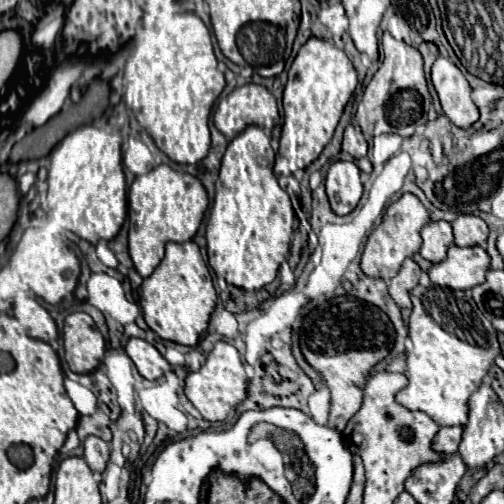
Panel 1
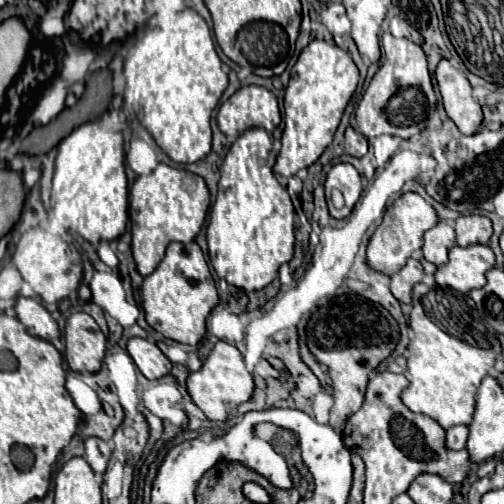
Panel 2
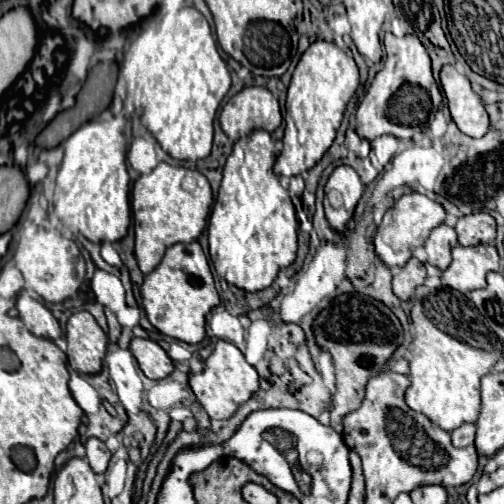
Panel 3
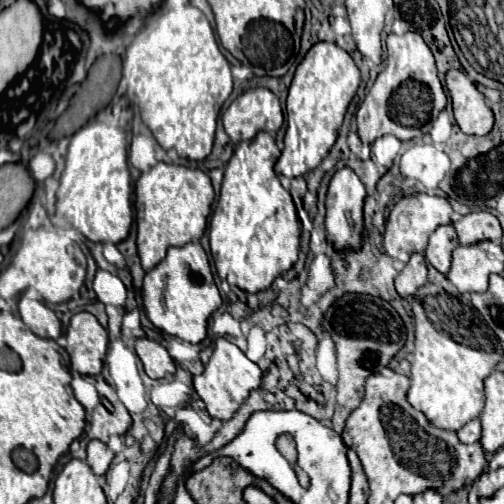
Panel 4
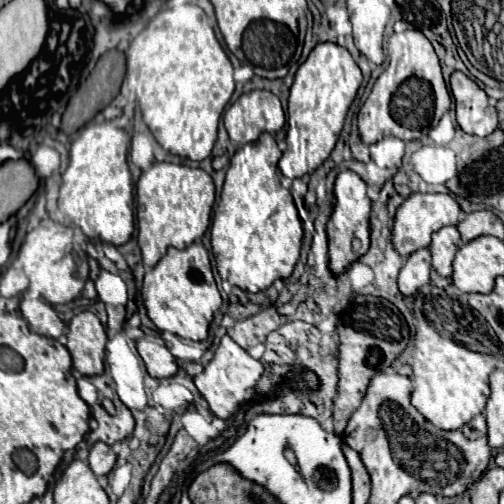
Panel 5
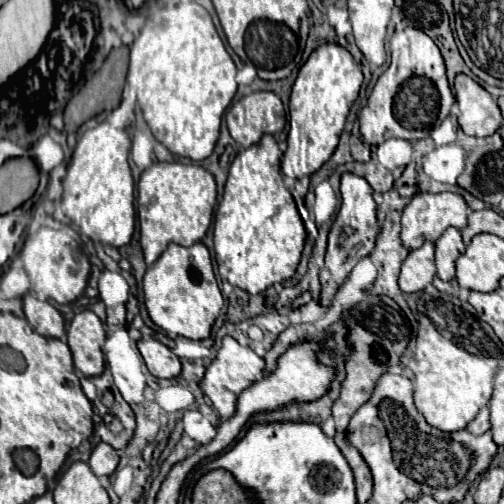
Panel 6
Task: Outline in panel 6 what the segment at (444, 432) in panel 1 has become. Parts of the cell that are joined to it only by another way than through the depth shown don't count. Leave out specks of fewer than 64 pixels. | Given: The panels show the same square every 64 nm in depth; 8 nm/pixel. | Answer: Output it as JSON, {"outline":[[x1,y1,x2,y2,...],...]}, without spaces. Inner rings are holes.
{"outline":[[484,406,478,412,478,416,468,424,468,430,472,434,484,434,488,428,490,428,490,410,488,410,488,406]]}

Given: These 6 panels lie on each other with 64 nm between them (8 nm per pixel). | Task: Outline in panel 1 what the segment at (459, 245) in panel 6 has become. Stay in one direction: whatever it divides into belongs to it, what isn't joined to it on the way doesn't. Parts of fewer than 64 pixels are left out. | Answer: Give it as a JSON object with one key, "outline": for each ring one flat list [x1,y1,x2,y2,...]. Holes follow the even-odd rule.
{"outline":[[444,220,438,222,430,222,424,230,422,230,422,248,420,254,430,260,432,264,442,262,446,258,446,250,448,246,454,242,454,234,452,234,452,226]]}

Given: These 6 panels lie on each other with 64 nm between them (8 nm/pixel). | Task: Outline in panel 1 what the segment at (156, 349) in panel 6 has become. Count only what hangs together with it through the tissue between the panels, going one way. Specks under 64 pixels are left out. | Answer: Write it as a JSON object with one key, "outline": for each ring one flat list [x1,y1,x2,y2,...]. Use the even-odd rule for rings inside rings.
{"outline":[[130,338,126,344,126,354,132,358,138,372,146,380,158,380,164,376,164,372,170,370,166,358,150,342,142,338]]}

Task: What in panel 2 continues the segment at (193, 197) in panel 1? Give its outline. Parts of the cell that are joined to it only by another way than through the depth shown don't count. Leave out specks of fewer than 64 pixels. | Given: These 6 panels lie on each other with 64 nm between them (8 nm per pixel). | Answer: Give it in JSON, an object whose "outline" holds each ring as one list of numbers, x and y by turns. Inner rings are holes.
{"outline":[[158,164,148,176,140,176,130,188,130,222,132,222,132,254,142,276,148,276,164,258,170,242,192,242,204,226,210,206,206,182,188,170]]}

